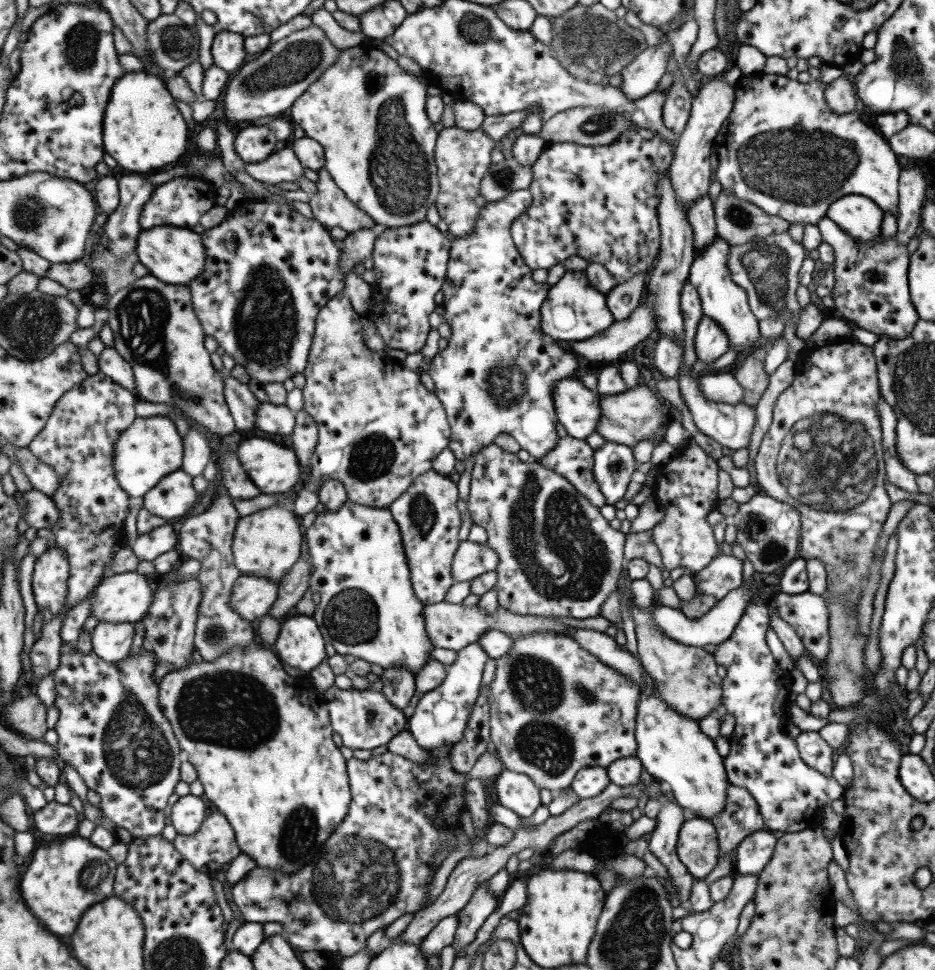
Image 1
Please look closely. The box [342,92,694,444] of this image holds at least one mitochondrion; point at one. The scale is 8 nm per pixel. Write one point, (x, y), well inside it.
(398, 171)

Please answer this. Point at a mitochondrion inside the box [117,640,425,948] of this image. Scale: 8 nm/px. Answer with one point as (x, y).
(230, 710)

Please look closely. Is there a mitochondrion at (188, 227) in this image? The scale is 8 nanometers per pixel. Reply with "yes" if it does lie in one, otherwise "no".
no

